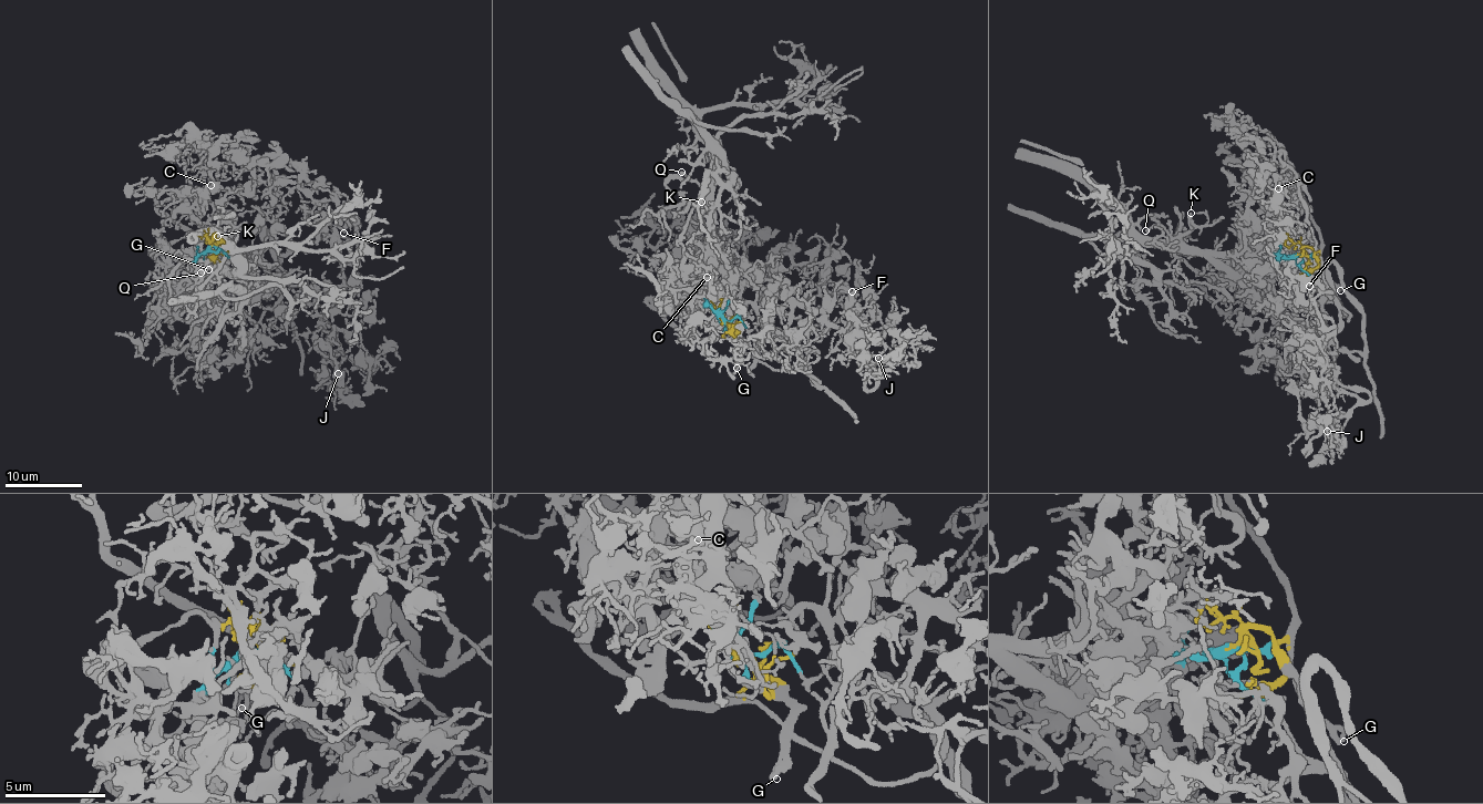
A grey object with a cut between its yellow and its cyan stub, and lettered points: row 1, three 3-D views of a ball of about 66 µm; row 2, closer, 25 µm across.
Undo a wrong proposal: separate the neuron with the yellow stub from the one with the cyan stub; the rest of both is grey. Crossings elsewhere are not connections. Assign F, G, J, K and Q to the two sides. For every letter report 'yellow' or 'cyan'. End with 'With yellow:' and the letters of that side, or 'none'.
F: yellow
G: yellow
J: yellow
K: cyan
Q: cyan
With yellow: F, G, J

